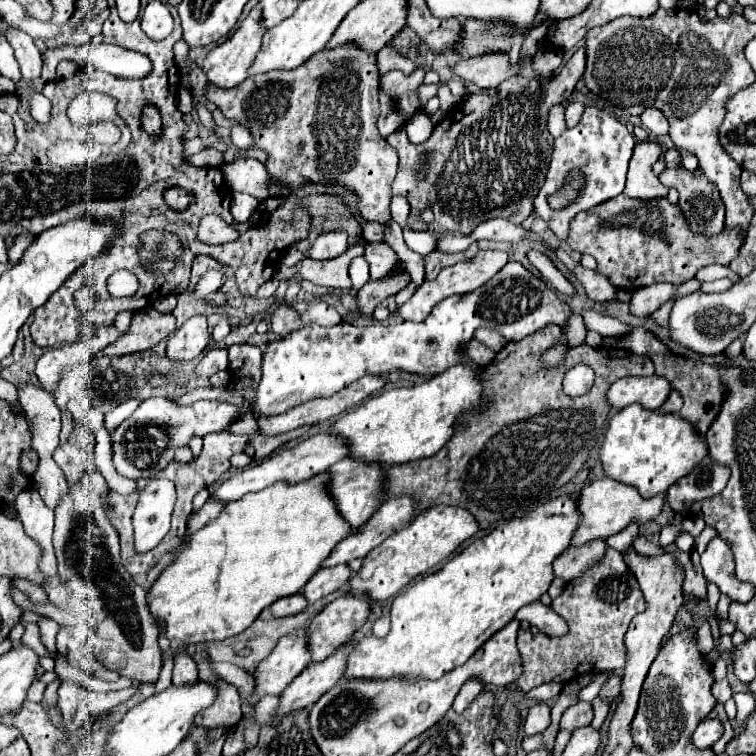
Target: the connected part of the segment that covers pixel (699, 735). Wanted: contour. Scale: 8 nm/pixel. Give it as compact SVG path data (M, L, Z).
M706 718L698 724L698 728L692 734L692 744L700 750L712 748L712 744L722 736L722 722L716 718Z

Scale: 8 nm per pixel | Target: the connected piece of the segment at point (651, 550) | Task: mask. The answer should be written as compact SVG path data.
M636 536L634 538L634 548L638 550L638 554L642 554L642 556L656 556L656 554L662 554L664 552L664 548L660 548L658 550L658 546L654 546L648 538L644 538L644 536Z

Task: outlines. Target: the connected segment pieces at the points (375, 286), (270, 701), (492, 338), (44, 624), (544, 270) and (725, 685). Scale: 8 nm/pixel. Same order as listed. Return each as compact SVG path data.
M402 268L402 276L394 276L394 280L370 280L368 284L364 284L356 296L358 312L366 318L372 318L374 308L388 296L400 292L408 284L408 278L408 272Z
M264 696L264 698L254 706L254 710L256 710L256 720L264 726L264 724L270 720L270 716L274 716L276 706L278 706L278 698L276 698L276 696Z
M478 328L476 330L476 340L482 342L482 344L486 344L488 348L492 348L494 352L498 352L506 344L506 338L500 332L490 330L490 328Z
M42 618L42 620L38 622L38 626L40 626L42 644L46 646L46 650L48 650L52 656L56 656L56 634L58 634L60 626L58 626L54 620L50 620L50 618Z
M530 250L528 258L530 258L530 262L540 270L542 278L544 278L554 290L558 290L558 292L562 292L562 294L572 294L572 290L574 290L572 284L564 278L564 274L562 274L544 254L540 254L540 252L536 252L536 250Z
M724 678L721 681L715 681L712 685L711 692L716 701L723 704L732 698L733 694L727 678Z

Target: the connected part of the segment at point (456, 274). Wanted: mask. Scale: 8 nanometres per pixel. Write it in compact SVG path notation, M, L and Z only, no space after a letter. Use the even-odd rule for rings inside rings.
M480 250L480 252L474 256L474 260L470 260L470 262L456 262L454 266L446 266L446 268L436 276L436 280L424 282L424 284L416 290L416 294L414 294L406 304L394 308L392 314L400 316L402 320L424 322L424 320L430 316L432 308L434 308L438 302L442 302L444 298L454 296L454 294L468 294L468 292L474 292L478 286L486 284L502 266L506 266L506 262L508 262L508 254L506 254L506 252L498 252L498 250L486 250L486 252L484 252L484 250Z

